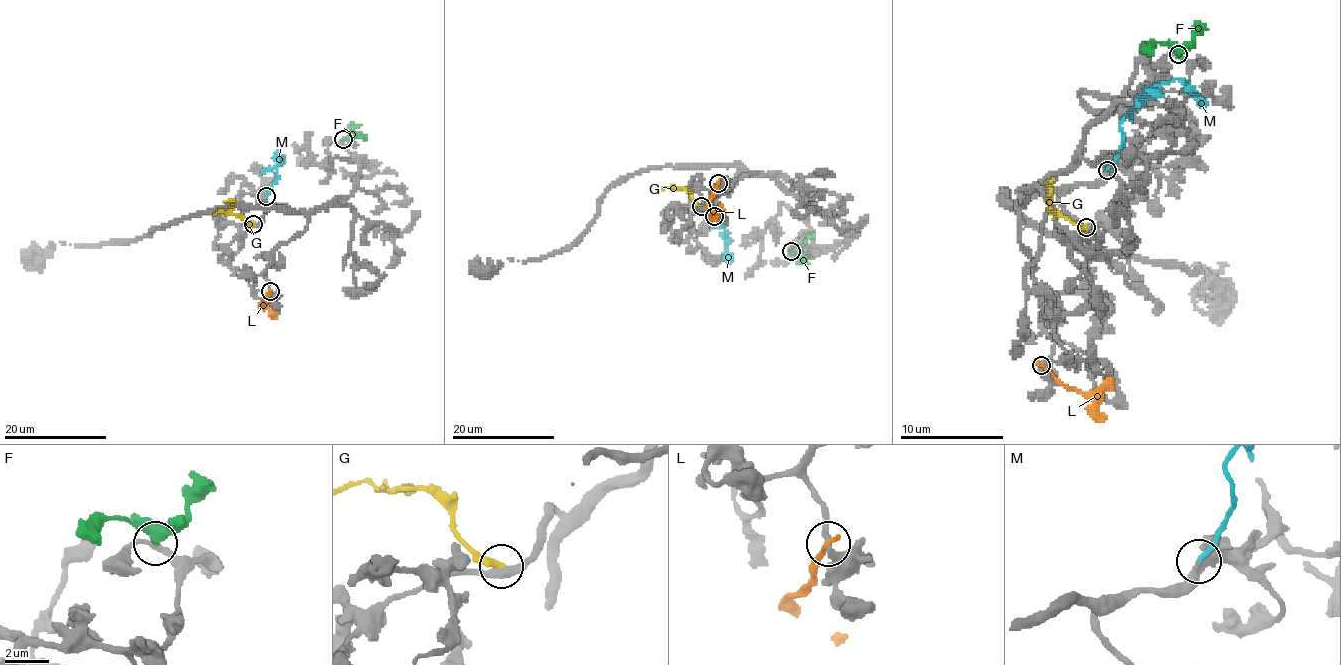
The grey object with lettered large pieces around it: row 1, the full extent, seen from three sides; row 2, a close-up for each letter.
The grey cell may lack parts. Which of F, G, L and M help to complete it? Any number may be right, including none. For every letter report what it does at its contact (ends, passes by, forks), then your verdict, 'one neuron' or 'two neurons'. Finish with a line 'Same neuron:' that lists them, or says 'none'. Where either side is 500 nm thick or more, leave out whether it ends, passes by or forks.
F: it ends there; two neurons
G: it ends there; two neurons
L: it ends there; two neurons
M: it ends there; one neuron
Same neuron: M

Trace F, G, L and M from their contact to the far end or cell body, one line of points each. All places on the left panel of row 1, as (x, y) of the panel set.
F: (342, 139), (356, 133), (364, 137)
G: (253, 223), (247, 223), (235, 213), (217, 211), (213, 214)
L: (270, 291), (262, 305), (277, 319)
M: (266, 195), (277, 177), (279, 151), (277, 160), (281, 163), (285, 161)

